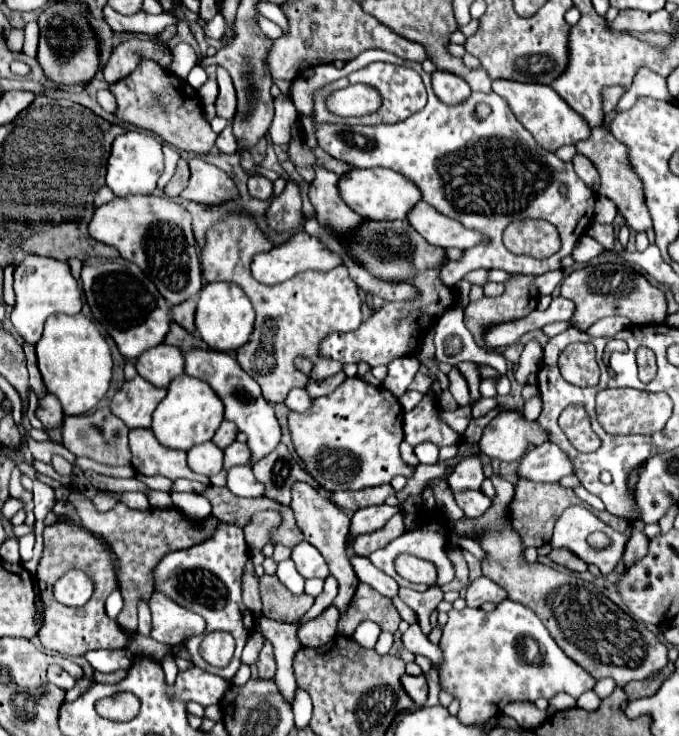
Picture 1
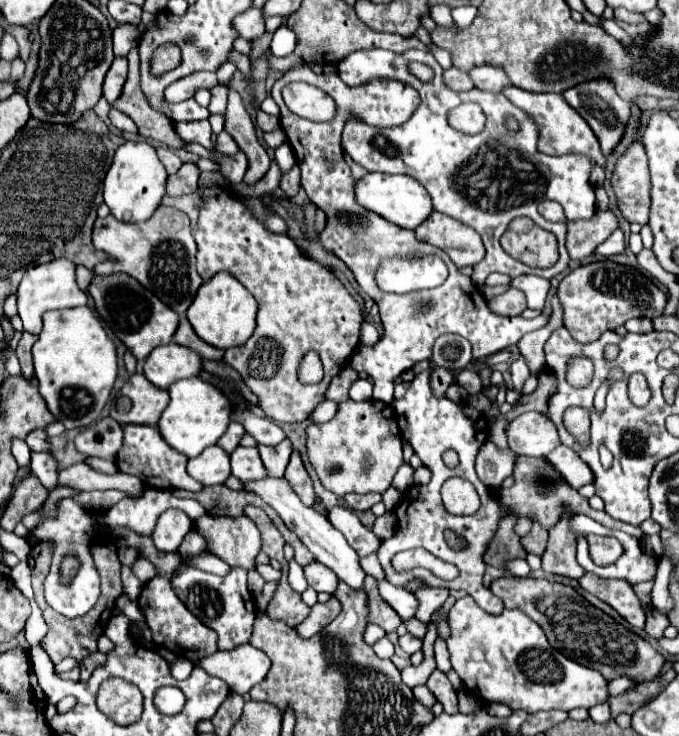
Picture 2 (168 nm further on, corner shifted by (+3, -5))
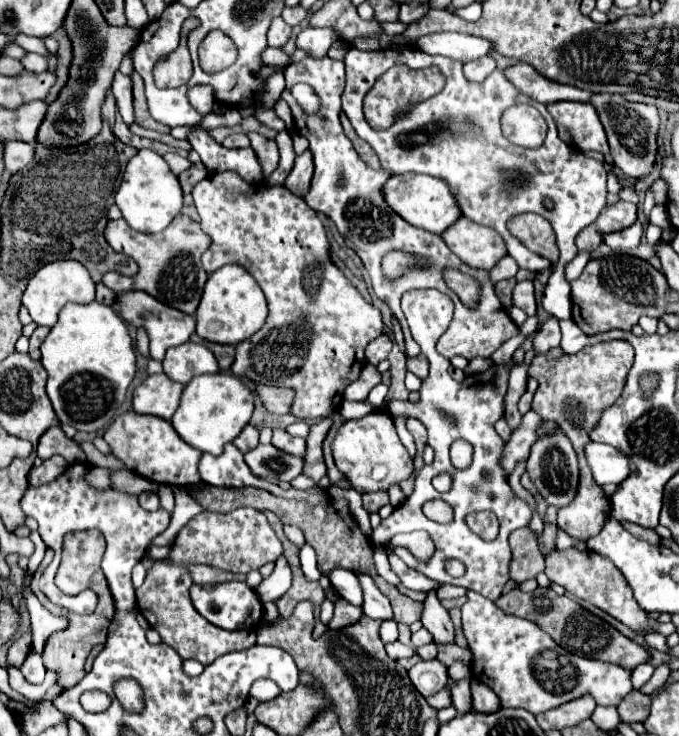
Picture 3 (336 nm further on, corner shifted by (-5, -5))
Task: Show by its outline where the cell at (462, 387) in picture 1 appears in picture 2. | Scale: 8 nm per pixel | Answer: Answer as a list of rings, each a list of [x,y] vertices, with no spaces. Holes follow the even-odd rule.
[[[465,368],[465,370],[459,372],[457,384],[459,384],[461,388],[465,388],[467,394],[477,394],[477,392],[481,392],[481,378],[479,378],[479,374],[477,374],[475,370],[471,370],[471,368]]]

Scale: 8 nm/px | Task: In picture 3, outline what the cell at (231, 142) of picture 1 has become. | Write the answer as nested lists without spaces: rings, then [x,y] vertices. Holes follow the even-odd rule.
[[[229,134],[223,142],[225,148],[245,148],[249,146],[249,138],[245,134]]]

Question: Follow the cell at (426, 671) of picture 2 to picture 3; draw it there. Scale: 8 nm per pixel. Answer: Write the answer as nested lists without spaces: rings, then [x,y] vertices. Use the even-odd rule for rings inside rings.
[[[437,658],[429,660],[429,662],[417,662],[411,670],[409,670],[409,678],[413,682],[413,686],[427,698],[439,690],[445,688],[447,682],[447,668],[443,662],[439,662]]]

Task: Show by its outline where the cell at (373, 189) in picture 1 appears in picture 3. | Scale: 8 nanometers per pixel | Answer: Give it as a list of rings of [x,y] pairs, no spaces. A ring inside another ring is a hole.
[[[399,174],[399,176],[391,176],[385,182],[383,196],[385,196],[385,202],[405,222],[413,224],[415,228],[423,228],[423,230],[429,230],[429,232],[435,232],[435,234],[441,234],[445,228],[449,228],[461,216],[449,186],[443,180],[437,180],[433,176],[425,176],[425,174]]]

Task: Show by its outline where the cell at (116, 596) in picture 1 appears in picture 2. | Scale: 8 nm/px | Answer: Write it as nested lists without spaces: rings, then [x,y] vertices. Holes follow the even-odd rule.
[[[33,452],[31,454],[31,470],[47,486],[47,490],[53,490],[57,486],[57,460],[53,454]]]

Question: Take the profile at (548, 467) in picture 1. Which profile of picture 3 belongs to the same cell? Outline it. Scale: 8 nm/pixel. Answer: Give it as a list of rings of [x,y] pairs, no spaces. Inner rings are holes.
[[[589,442],[585,458],[597,484],[621,484],[629,476],[629,458],[613,446]]]

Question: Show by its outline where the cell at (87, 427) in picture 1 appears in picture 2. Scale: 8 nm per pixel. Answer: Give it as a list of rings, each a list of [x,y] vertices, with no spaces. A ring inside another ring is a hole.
[[[101,418],[75,438],[75,446],[85,456],[115,460],[117,450],[121,448],[121,440],[121,424],[117,424],[113,418]]]

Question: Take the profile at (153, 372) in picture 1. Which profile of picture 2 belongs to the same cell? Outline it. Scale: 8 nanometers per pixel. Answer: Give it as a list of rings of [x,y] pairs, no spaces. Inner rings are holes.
[[[181,344],[157,346],[145,360],[145,376],[159,388],[169,388],[181,378],[193,378],[201,372],[201,356]]]

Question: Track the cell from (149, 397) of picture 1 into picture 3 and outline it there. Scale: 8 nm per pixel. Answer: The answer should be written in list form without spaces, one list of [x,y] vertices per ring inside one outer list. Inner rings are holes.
[[[165,374],[147,376],[133,392],[133,410],[171,420],[179,406],[181,392],[183,386],[169,380]]]

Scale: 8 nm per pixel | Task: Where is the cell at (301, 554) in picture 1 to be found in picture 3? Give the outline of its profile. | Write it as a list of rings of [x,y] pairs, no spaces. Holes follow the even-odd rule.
[[[333,568],[327,574],[333,590],[343,596],[347,602],[351,602],[353,606],[361,606],[363,604],[363,594],[361,594],[361,586],[357,582],[355,572],[345,570],[345,568]]]

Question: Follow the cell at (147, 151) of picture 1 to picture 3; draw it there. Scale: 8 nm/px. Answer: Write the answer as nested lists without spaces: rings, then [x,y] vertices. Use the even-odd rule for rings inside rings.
[[[143,148],[127,162],[121,186],[115,194],[115,204],[123,212],[123,218],[127,220],[127,224],[135,228],[137,232],[161,232],[163,228],[169,226],[173,216],[181,210],[183,192],[181,192],[177,176],[165,164],[163,156]]]

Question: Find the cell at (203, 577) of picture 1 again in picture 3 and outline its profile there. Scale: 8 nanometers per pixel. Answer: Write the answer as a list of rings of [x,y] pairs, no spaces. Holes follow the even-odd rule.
[[[223,582],[223,584],[217,584],[217,586],[193,584],[191,586],[191,600],[193,600],[195,610],[205,620],[209,620],[211,624],[215,624],[223,630],[255,628],[263,618],[263,602],[255,594],[255,590],[251,590],[245,582]],[[253,610],[255,610],[255,616],[251,616]]]

